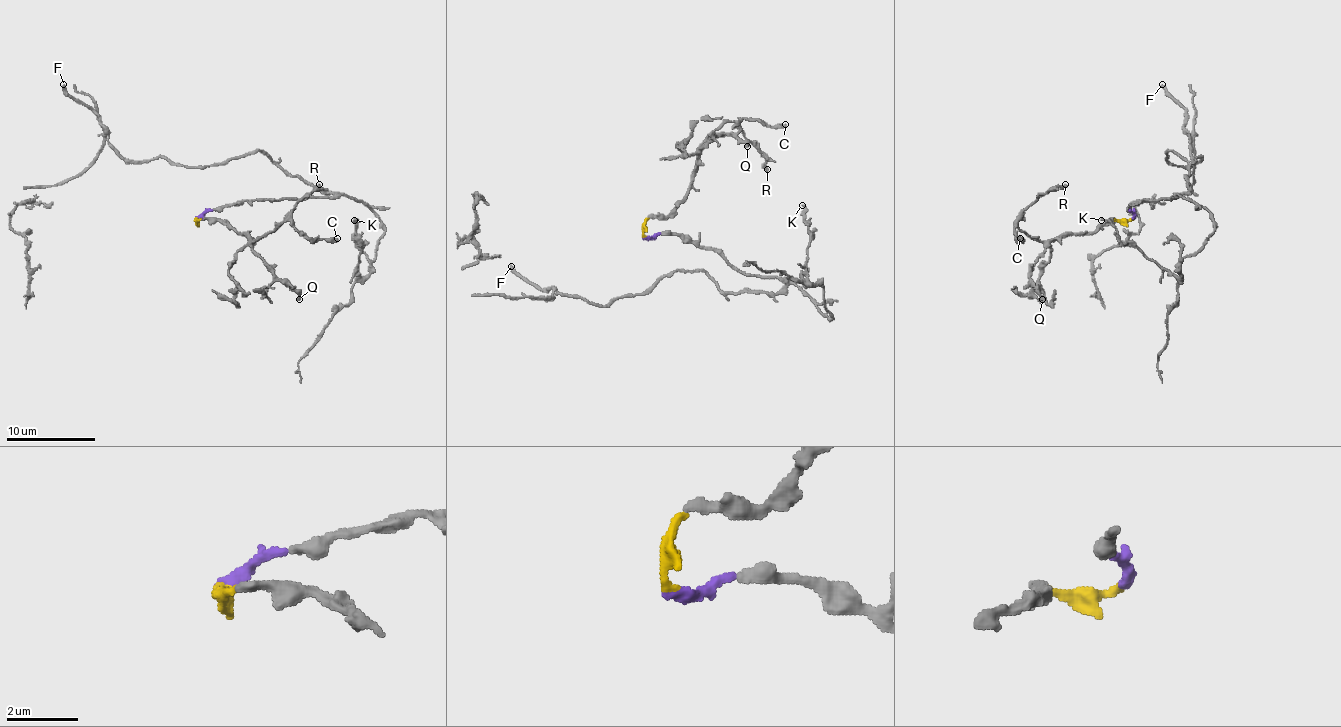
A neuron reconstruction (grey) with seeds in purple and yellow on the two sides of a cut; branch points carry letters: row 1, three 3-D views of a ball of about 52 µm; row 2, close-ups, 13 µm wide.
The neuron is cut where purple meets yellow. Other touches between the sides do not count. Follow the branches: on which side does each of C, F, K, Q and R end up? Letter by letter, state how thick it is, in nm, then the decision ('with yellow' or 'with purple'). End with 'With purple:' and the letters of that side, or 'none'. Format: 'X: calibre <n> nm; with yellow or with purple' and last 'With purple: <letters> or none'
C: calibre 340 nm; with yellow
F: calibre 240 nm; with purple
K: calibre 180 nm; with purple
Q: calibre 240 nm; with yellow
R: calibre 260 nm; with yellow
With purple: F, K

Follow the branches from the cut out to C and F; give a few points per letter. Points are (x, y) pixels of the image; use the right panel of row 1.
C: (1132, 219), (1112, 219), (1090, 232), (1070, 232), (1042, 241), (1019, 228), (1017, 221), (1019, 239)
F: (1132, 219), (1132, 204), (1190, 190), (1188, 164), (1170, 150), (1170, 164), (1201, 157), (1161, 84)

